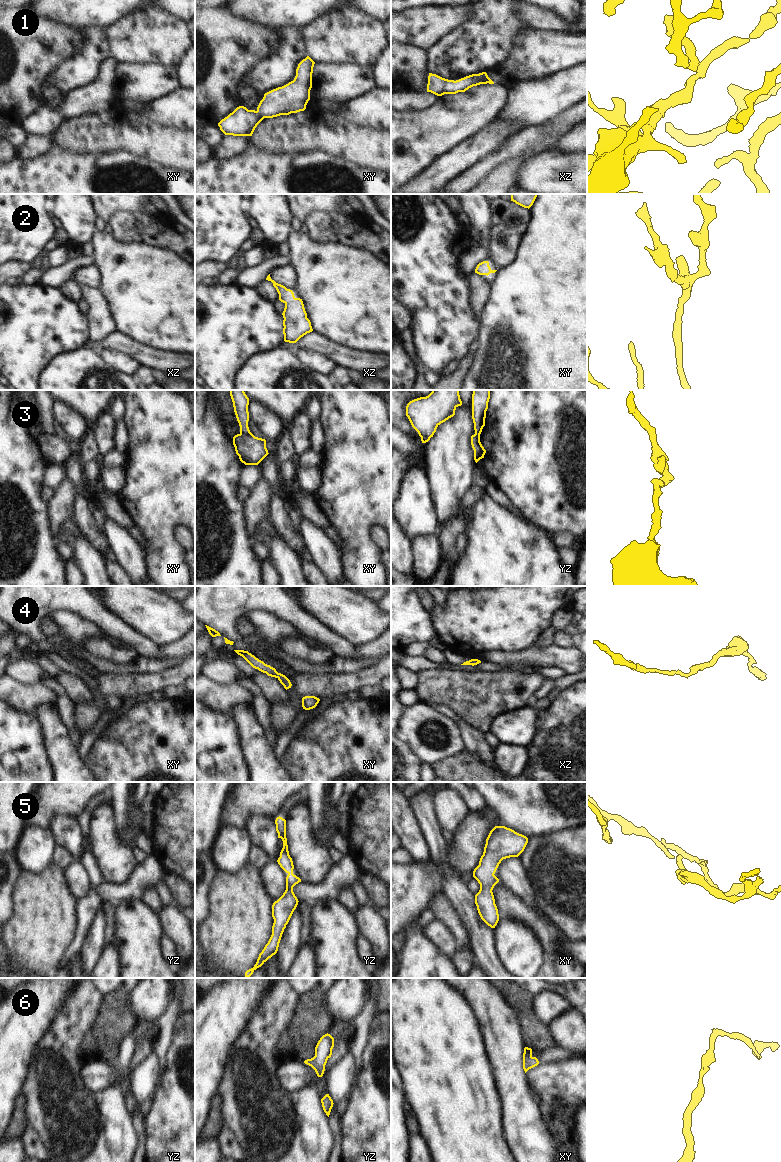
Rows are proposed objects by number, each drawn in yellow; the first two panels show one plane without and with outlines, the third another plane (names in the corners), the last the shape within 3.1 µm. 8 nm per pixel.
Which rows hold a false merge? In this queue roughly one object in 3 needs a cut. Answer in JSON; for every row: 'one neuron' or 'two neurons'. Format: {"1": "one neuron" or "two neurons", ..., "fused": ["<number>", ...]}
{"1": "one neuron", "2": "one neuron", "3": "two neurons", "4": "one neuron", "5": "one neuron", "6": "one neuron", "fused": ["3"]}

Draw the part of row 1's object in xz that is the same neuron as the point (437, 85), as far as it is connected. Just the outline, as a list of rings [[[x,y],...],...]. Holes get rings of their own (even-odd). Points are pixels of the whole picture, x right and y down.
[[[486,72],[472,74],[456,81],[448,80],[436,74],[429,73],[427,92],[431,92],[437,96],[456,94],[458,92],[465,92],[473,86],[487,83],[494,84]]]

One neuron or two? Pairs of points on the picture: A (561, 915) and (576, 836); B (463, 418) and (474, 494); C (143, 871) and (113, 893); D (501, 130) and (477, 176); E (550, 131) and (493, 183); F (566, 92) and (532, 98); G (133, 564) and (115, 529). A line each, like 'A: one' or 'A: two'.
A: one
B: two
C: one
D: two
E: one
F: one
G: one

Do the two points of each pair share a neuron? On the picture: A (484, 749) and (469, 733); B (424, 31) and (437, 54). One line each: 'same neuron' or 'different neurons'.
A: same neuron
B: different neurons

